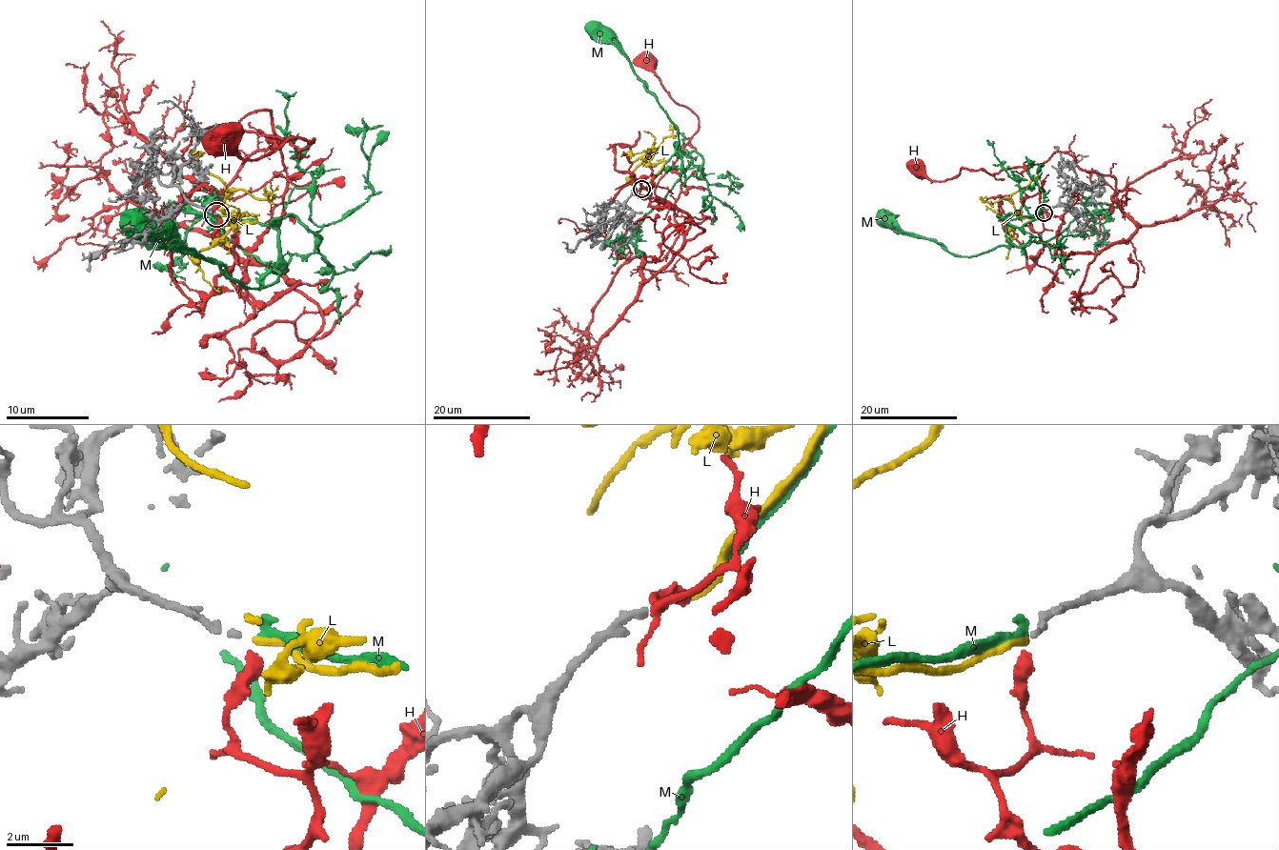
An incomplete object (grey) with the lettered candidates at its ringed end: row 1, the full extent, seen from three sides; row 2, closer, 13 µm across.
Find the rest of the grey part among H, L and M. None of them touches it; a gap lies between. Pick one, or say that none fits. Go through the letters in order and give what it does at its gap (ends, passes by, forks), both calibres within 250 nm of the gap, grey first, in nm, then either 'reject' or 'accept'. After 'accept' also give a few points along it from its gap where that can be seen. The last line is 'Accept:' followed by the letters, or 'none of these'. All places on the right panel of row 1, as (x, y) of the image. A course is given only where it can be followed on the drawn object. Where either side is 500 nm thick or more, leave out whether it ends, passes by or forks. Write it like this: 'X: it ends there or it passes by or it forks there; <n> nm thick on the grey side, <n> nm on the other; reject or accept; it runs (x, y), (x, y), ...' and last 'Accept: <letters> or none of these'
H: it ends there; 150 nm thick on the grey side, 420 nm on the other; reject
L: it ends there; 150 nm thick on the grey side, 200 nm on the other; reject
M: it ends there; 150 nm thick on the grey side, 240 nm on the other; accept; it runs (1043, 213), (1020, 215), (1006, 224), (1008, 244), (964, 257), (951, 254), (933, 240), (897, 232), (882, 219)
Accept: M

